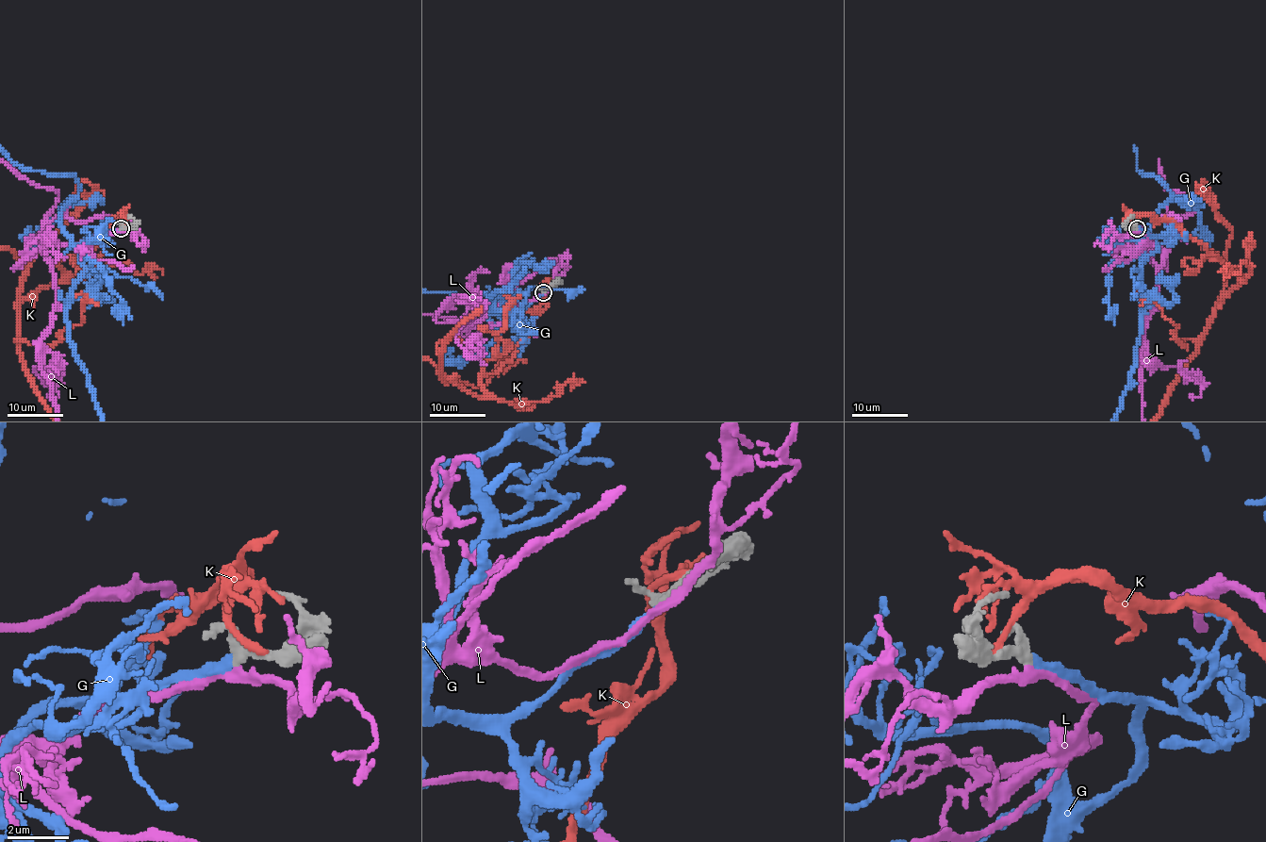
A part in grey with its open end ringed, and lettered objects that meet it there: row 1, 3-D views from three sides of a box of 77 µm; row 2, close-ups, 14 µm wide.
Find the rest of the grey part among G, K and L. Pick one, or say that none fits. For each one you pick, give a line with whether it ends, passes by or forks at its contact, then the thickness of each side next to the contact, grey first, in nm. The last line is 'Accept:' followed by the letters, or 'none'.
G: it ends | 240/280 nm
Accept: G

